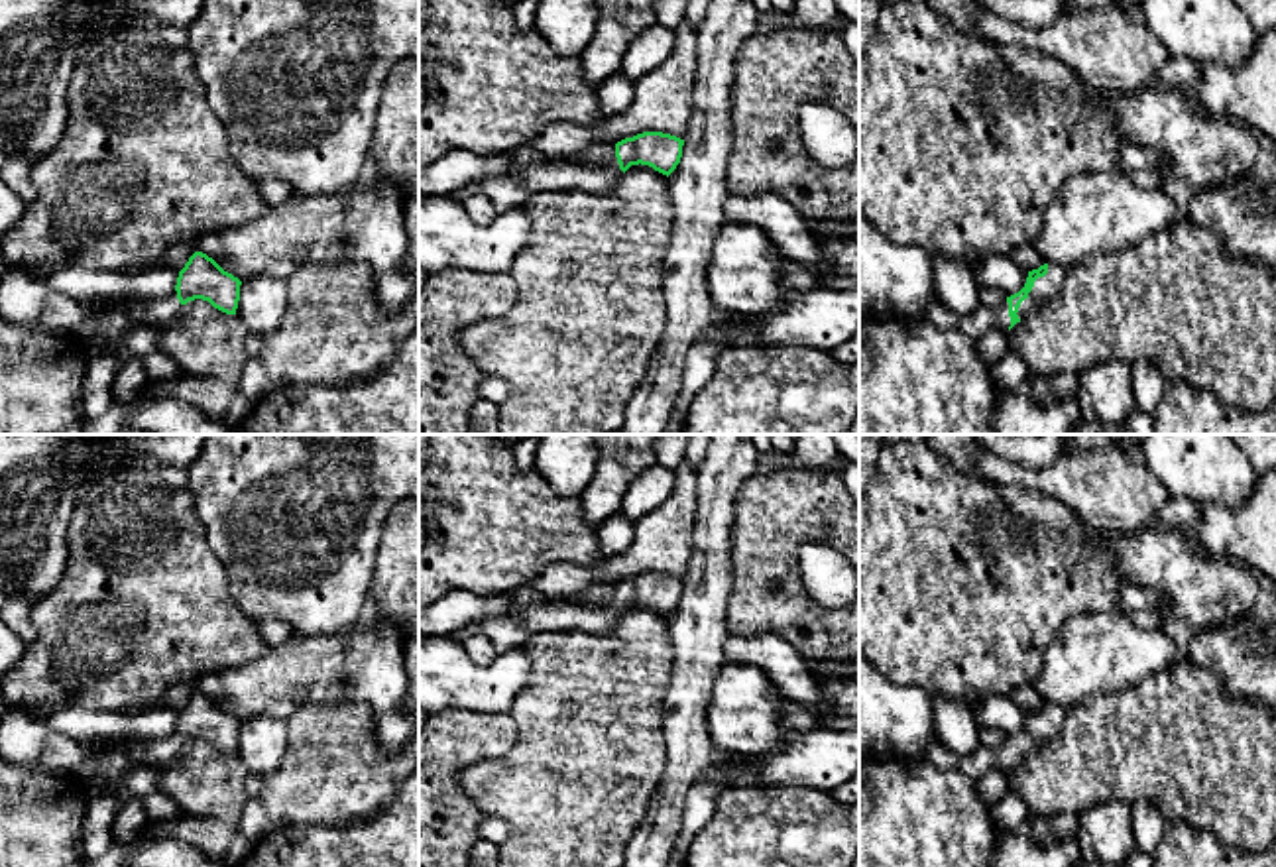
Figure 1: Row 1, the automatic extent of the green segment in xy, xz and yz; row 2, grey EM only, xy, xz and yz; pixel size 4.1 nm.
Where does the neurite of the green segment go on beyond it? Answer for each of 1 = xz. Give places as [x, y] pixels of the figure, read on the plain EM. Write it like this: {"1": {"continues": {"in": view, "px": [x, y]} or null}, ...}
{"1": {"continues": {"in": "xz", "px": [457, 610]}}}

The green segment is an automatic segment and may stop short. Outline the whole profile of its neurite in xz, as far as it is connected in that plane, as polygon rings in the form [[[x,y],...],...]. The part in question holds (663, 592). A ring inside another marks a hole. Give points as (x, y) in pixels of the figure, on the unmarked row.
[[[643,572],[615,584],[615,594],[602,604],[539,604],[517,607],[507,594],[482,598],[470,592],[450,592],[436,604],[419,609],[419,635],[446,635],[486,621],[517,621],[529,631],[592,631],[609,633],[631,606],[649,606],[670,615],[682,598],[684,580]]]

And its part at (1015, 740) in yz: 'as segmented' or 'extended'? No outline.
extended

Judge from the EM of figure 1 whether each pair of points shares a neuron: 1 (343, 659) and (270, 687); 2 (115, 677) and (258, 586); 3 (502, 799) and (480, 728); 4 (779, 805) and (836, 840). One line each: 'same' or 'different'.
1: same
2: different
3: different
4: same

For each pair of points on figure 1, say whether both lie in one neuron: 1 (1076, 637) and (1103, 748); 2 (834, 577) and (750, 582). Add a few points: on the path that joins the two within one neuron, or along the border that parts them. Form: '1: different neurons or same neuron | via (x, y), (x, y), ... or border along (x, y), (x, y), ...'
1: different neurons | border along (1137, 683), (1092, 694), (1066, 710)
2: different neurons | border along (809, 541), (799, 553), (803, 586), (838, 608)

